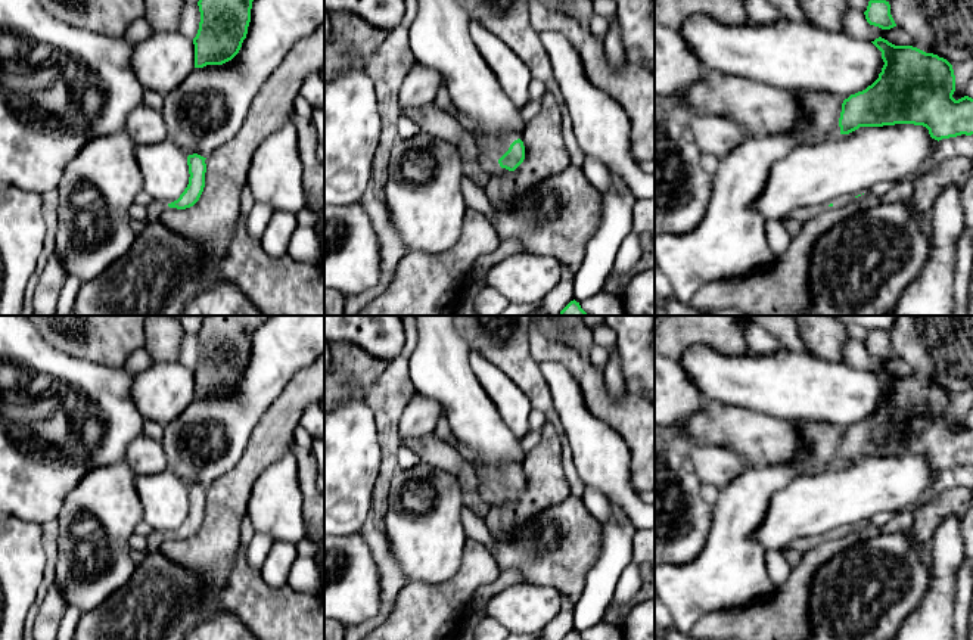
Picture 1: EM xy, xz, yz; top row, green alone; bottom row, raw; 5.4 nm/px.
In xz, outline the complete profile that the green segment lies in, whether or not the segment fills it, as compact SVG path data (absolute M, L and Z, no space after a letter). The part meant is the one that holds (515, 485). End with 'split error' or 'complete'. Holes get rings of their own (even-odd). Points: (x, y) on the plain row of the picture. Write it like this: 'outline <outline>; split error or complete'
outline M457 439L457 451L460 456L470 462L476 467L476 473L479 478L479 495L489 504L498 504L501 498L509 501L515 501L525 490L525 476L520 469L515 470L509 481L497 491L491 485L491 478L497 476L501 479L504 470L494 470L486 465L481 463L478 456L466 447L461 441Z; split error

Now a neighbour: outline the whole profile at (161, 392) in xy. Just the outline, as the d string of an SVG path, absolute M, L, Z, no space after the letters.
M153 361L146 370L134 375L131 397L143 420L153 420L165 428L195 400L193 370L178 361Z

